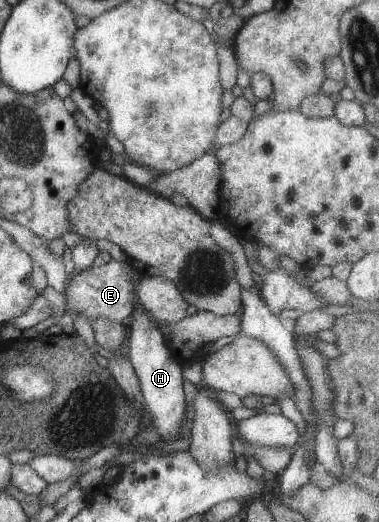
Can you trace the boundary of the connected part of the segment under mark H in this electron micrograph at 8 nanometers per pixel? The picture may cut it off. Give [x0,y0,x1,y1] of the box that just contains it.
[127,297,185,440]

